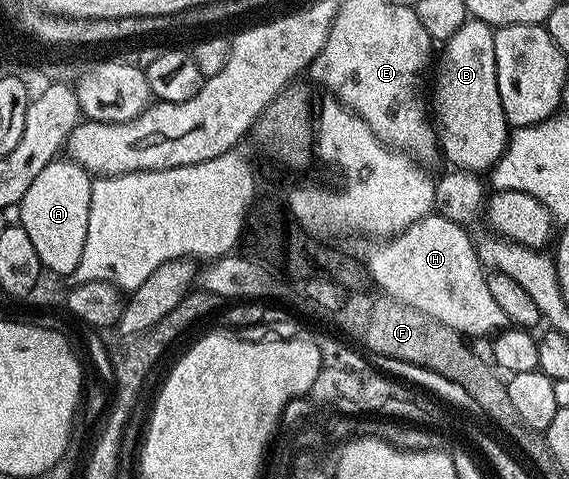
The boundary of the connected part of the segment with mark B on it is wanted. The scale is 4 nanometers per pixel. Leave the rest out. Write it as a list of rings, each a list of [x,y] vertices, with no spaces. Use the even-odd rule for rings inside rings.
[[[468,18],[459,33],[449,38],[442,48],[443,57],[437,60],[439,73],[435,76],[435,97],[432,95],[429,100],[438,147],[443,147],[451,163],[448,165],[465,172],[486,173],[503,157],[509,143],[507,115],[501,106],[497,86],[495,28]]]

